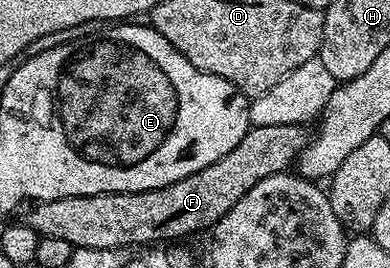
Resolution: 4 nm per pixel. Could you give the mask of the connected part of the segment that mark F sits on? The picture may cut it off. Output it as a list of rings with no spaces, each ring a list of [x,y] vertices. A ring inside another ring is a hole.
[[[266,124],[265,126],[252,126],[246,132],[246,136],[242,136],[242,140],[238,140],[238,144],[234,144],[234,148],[230,148],[230,152],[226,152],[226,156],[222,156],[222,160],[214,160],[214,164],[206,164],[206,168],[202,168],[182,180],[174,180],[174,184],[166,184],[162,188],[154,188],[146,192],[62,196],[54,200],[36,202],[27,207],[27,209],[29,208],[28,215],[22,218],[22,222],[41,239],[53,237],[66,240],[67,244],[74,248],[120,250],[125,248],[124,246],[148,248],[153,244],[172,244],[177,240],[184,240],[187,234],[196,234],[199,230],[207,231],[215,222],[222,220],[222,216],[226,216],[226,212],[230,212],[230,208],[234,208],[234,204],[238,204],[238,200],[242,200],[242,196],[246,196],[246,192],[250,192],[250,188],[254,188],[254,184],[258,184],[258,180],[266,180],[266,176],[285,173],[291,167],[288,165],[291,162],[293,165],[299,159],[300,153],[306,148],[309,139],[310,130],[307,125]]]

